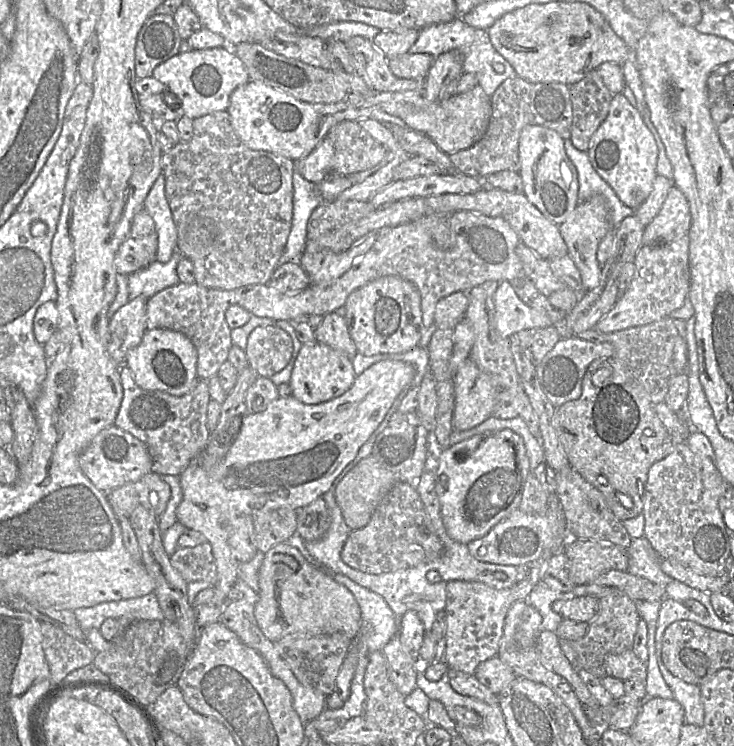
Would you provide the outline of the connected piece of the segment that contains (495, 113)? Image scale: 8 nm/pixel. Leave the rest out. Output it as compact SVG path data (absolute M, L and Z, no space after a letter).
M520 77L504 81L490 97L491 117L484 136L466 150L449 155L456 173L483 180L499 171L519 172L519 137L527 125L539 125L570 139L573 111L569 86L531 83Z

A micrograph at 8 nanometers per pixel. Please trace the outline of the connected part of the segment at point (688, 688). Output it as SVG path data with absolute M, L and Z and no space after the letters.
M656 657L657 665L663 679L671 689L676 700L684 710L684 722L687 724L704 725L704 706L700 686L689 684L673 676L665 667L662 657Z

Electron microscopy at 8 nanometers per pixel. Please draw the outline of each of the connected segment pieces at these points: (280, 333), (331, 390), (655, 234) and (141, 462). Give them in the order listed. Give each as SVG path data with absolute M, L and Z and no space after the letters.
M259 326L249 334L244 351L248 366L258 376L270 378L289 363L293 343L284 330L275 326Z
M317 342L301 346L288 384L292 390L292 397L305 404L320 404L339 397L348 391L356 377L349 356Z
M673 185L660 212L646 226L642 245L666 244L688 235L691 220L687 198Z
M110 426L99 432L80 455L80 467L89 480L104 492L139 481L152 473L152 458L143 442L130 433Z

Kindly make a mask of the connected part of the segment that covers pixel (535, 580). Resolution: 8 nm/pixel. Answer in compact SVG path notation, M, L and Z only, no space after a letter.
M566 539L561 543L557 543L550 547L536 562L532 564L527 577L520 582L513 585L511 588L495 589L486 584L472 581L451 581L446 588L446 604L444 612L446 615L446 629L445 629L445 658L444 663L449 670L458 670L466 674L474 674L476 668L484 661L496 657L499 651L500 641L503 635L505 618L513 603L520 600L526 600L532 589L539 584L542 584L542 577L548 566L549 559L555 553L560 552L562 546L569 540Z

